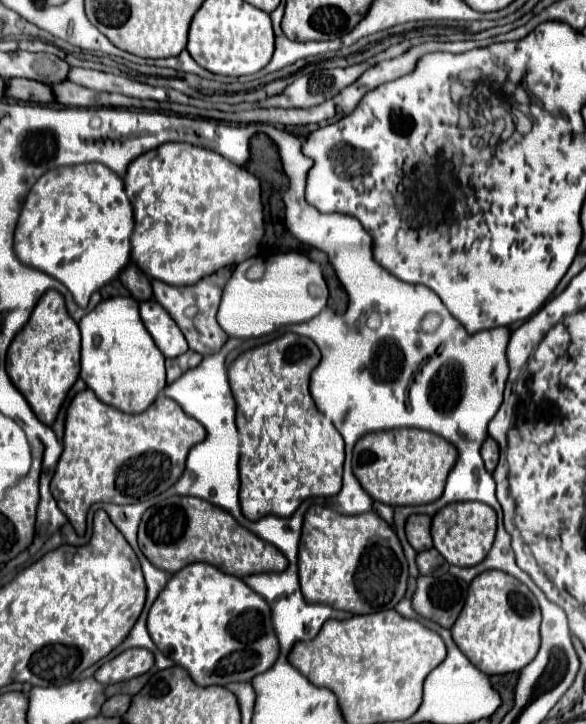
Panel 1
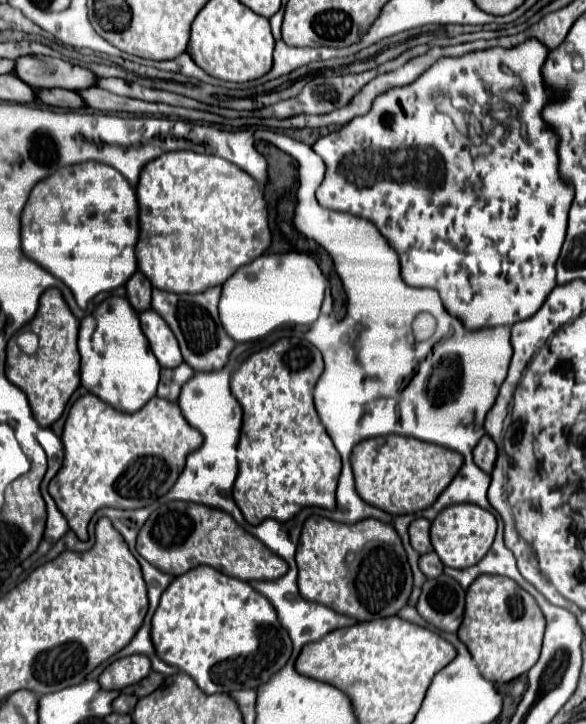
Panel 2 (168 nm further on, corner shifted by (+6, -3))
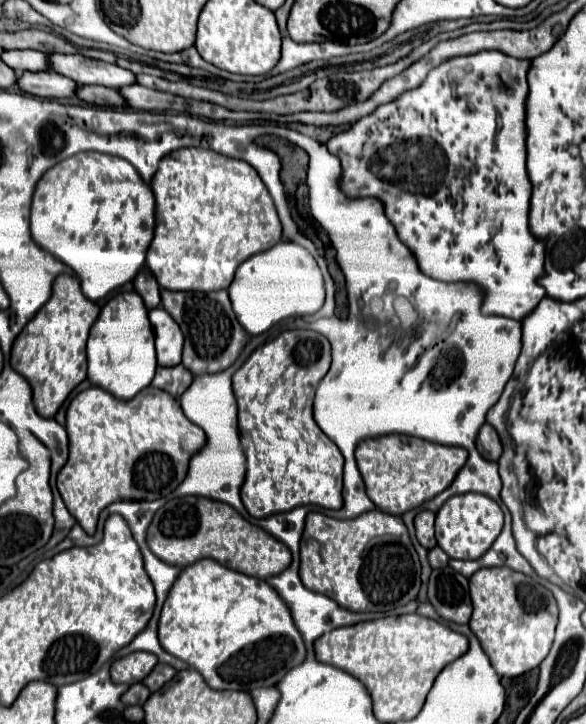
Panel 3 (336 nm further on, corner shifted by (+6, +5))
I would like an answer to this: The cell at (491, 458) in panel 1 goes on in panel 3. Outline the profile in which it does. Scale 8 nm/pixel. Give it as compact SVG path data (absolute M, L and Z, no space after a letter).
M483 424L481 430L479 430L479 436L477 436L477 450L483 458L487 460L499 460L501 456L501 442L499 442L499 436L495 432L495 428L491 424Z

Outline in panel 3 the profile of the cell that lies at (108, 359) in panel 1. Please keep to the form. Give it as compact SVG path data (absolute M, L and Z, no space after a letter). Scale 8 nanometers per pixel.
M119 292L101 308L87 340L89 382L119 400L131 400L137 392L147 388L155 376L155 336L151 322L147 320L147 312L149 310L137 292Z

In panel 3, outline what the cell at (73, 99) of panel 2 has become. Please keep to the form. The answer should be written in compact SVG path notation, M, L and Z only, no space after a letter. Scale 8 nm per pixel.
M81 86L77 90L77 98L95 106L107 106L107 108L127 108L127 102L123 100L119 90L105 88L105 86Z

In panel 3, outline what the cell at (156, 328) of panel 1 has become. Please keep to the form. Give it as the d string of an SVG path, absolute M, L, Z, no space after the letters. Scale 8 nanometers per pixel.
M159 306L149 312L149 320L155 330L155 346L157 346L157 362L159 366L175 366L181 362L183 350L183 332L171 316Z

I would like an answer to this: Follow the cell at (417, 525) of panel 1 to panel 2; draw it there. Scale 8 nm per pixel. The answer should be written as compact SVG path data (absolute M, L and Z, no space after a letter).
M417 518L409 524L409 538L411 538L411 546L415 552L419 554L427 554L433 550L431 542L429 542L429 526L431 522L425 518Z

